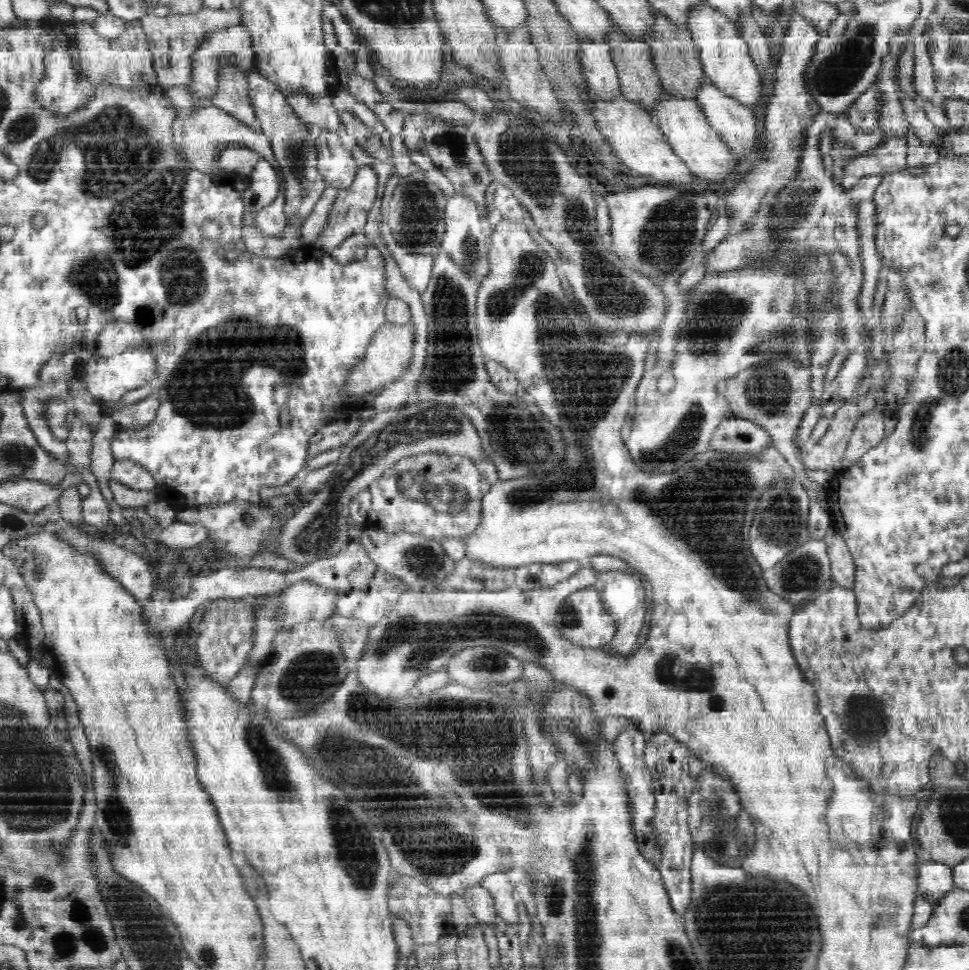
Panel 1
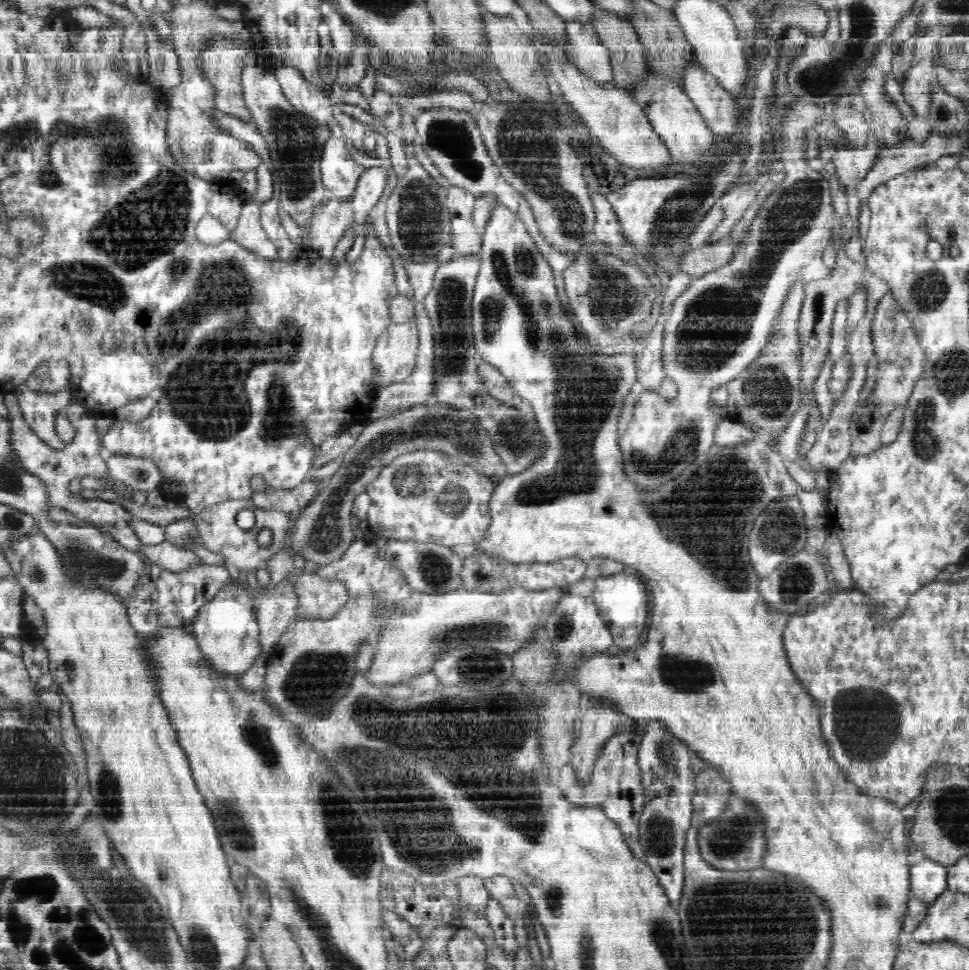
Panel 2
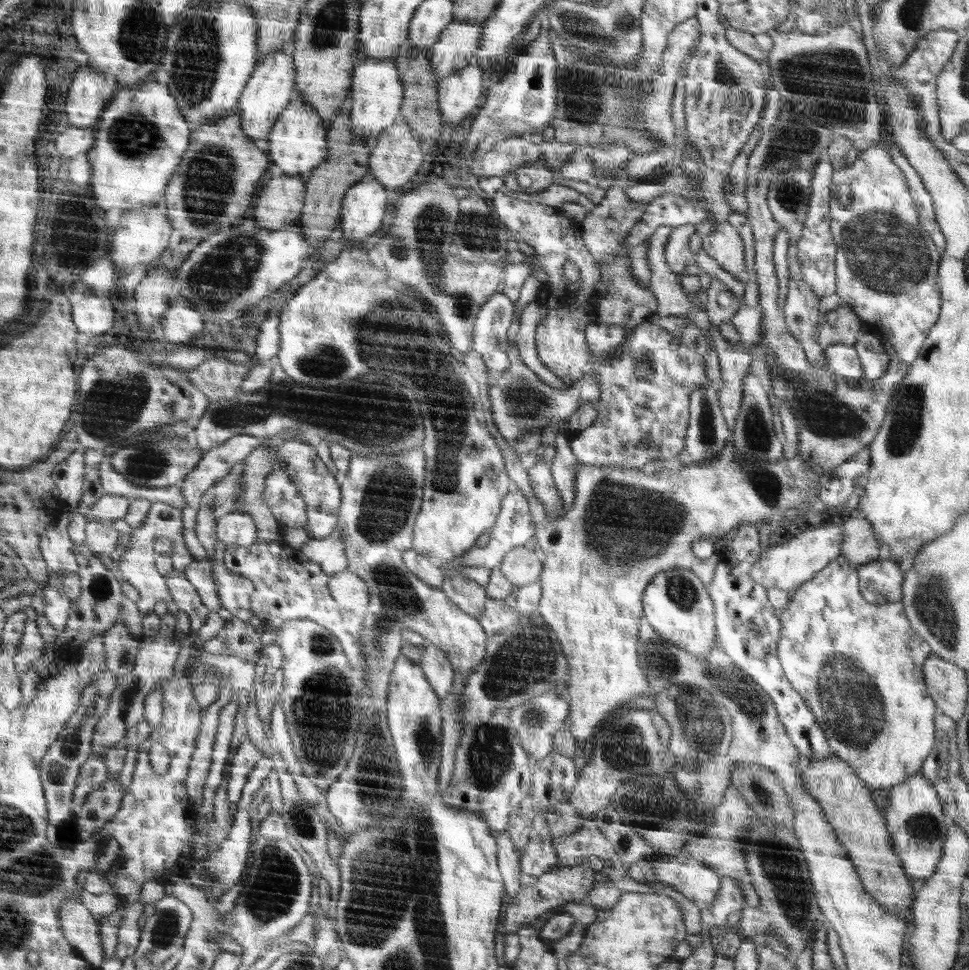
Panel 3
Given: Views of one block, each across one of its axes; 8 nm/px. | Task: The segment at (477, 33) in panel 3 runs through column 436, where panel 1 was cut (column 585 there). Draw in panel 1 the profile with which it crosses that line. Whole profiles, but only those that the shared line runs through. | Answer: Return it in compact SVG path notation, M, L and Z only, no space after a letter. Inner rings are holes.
M581 42L581 68L586 73L590 92L600 100L615 101L622 96L617 68L606 42Z

